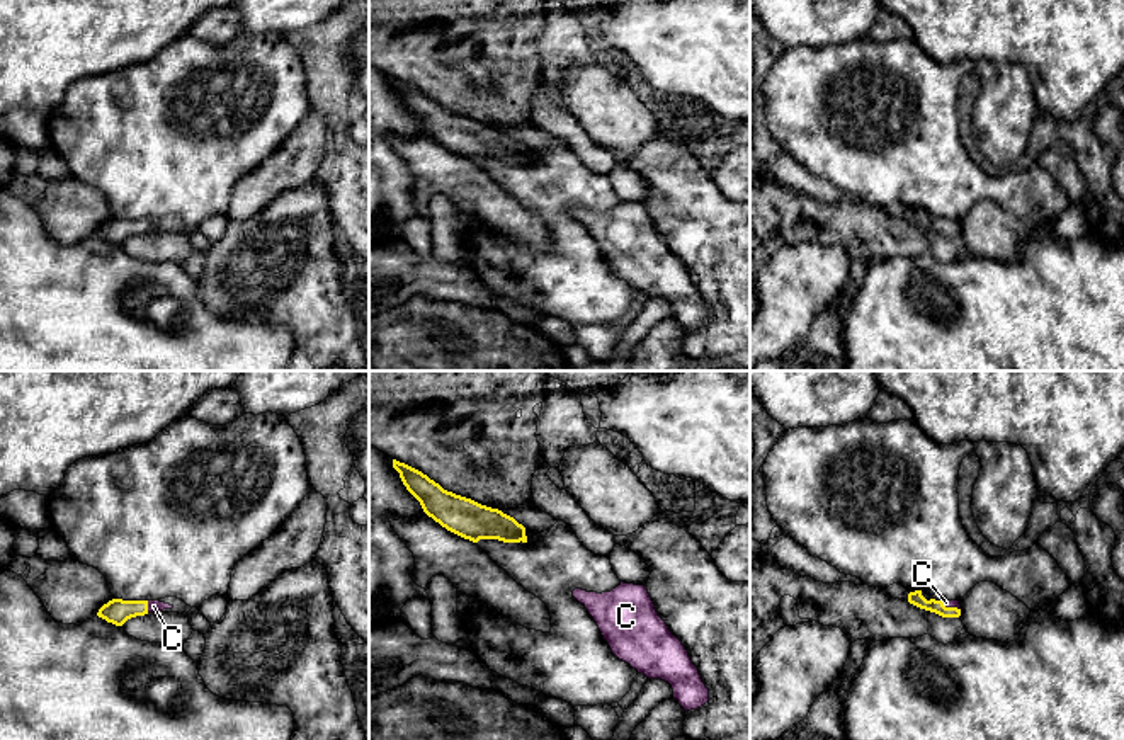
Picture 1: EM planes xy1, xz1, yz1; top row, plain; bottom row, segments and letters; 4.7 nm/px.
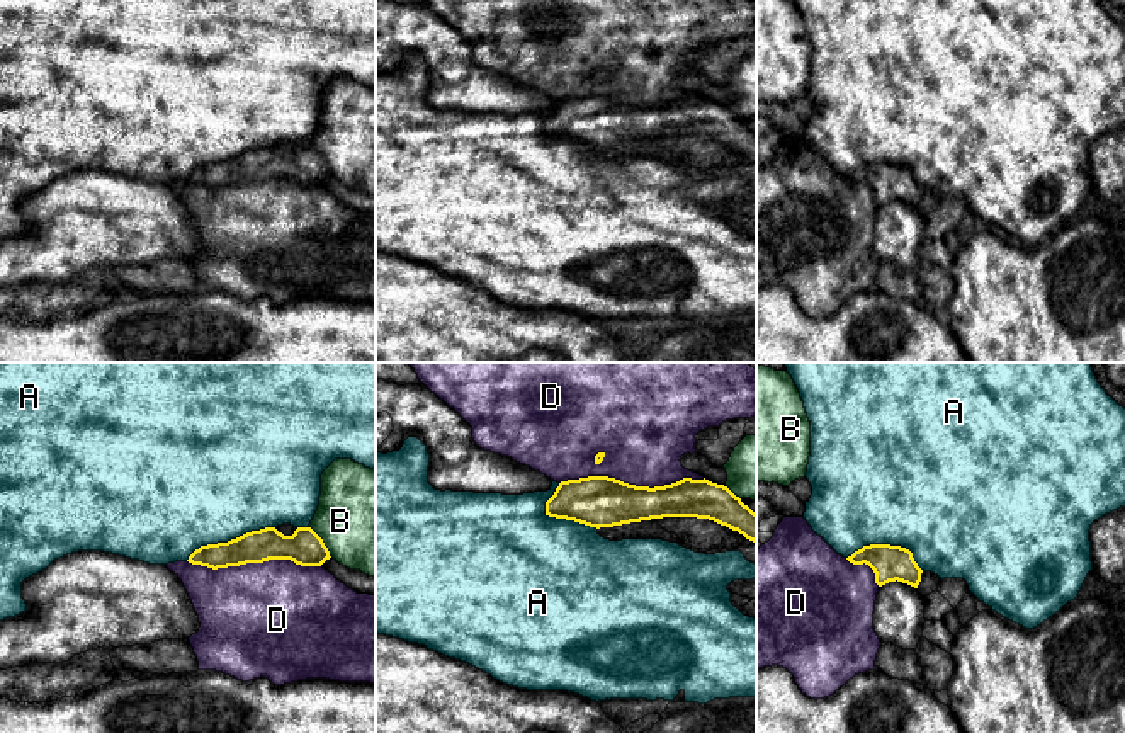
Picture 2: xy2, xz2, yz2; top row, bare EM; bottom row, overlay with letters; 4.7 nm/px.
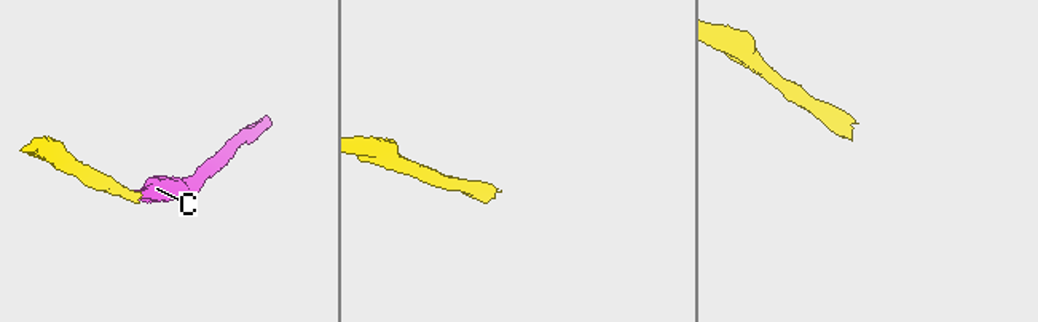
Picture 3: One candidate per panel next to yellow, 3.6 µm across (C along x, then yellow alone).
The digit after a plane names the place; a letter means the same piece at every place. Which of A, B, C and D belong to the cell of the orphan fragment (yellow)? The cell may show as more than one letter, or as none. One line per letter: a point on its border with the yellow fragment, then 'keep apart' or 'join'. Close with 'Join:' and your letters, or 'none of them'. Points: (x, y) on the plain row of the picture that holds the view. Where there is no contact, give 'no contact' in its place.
A: contact xy2 (231, 159); keep apart
B: contact xy2 (322, 160); keep apart
C: contact xy1 (147, 225); join
D: contact xz2 (631, 104); keep apart
Join: C

